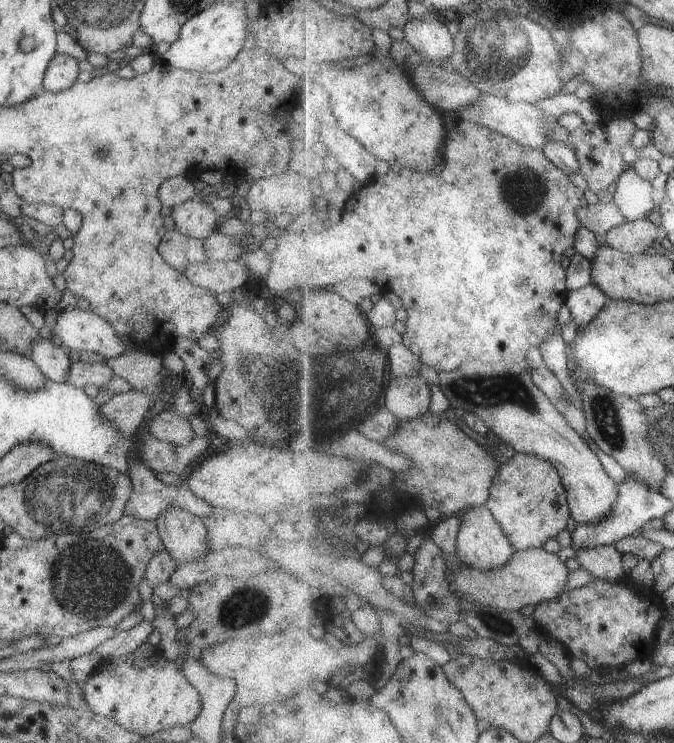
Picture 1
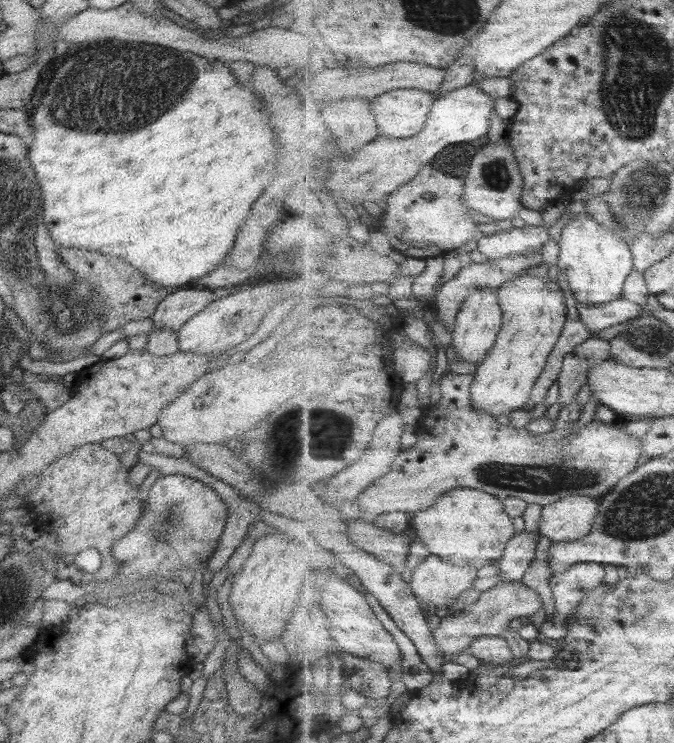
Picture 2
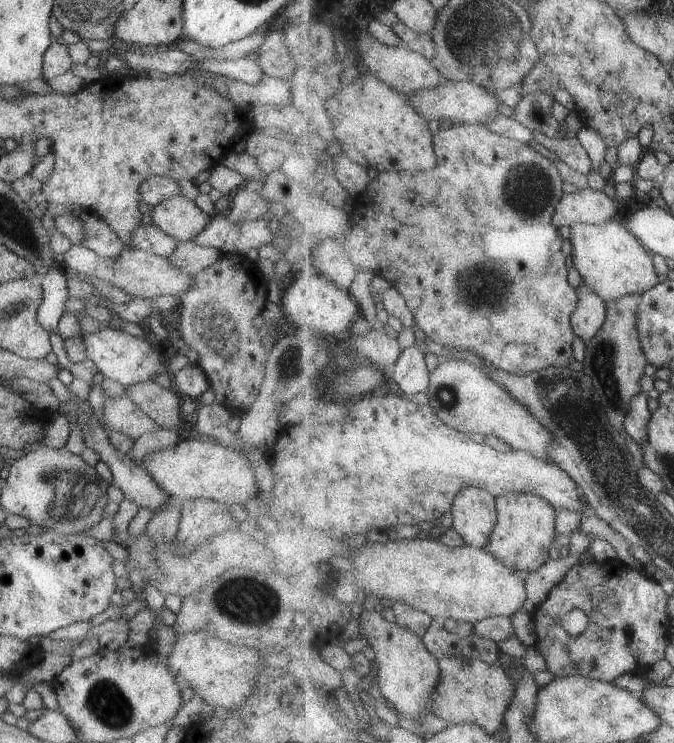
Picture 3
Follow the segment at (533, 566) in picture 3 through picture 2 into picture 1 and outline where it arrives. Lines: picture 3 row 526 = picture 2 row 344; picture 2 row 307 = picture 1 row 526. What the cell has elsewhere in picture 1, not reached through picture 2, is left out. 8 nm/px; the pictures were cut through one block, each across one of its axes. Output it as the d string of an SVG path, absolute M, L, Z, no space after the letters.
M514 452L493 480L491 496L486 504L499 520L511 544L517 551L524 551L543 546L547 540L556 538L561 530L567 528L567 520L572 513L566 489L553 462L534 454Z

